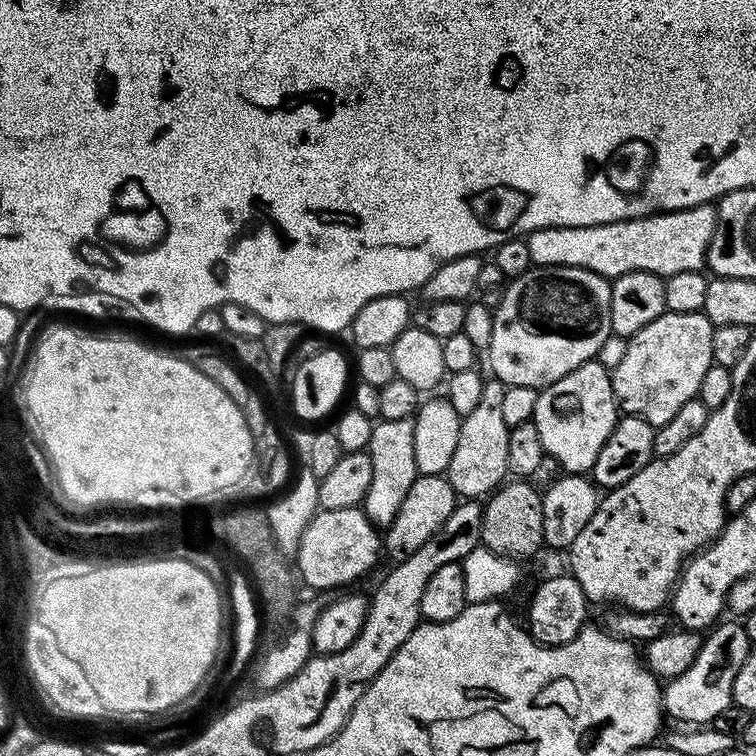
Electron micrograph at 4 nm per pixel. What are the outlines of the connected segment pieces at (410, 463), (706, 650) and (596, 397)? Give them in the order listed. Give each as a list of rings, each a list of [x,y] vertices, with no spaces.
[[[398,418],[398,422],[380,420],[373,423],[366,451],[372,455],[374,479],[370,481],[370,490],[366,490],[362,507],[370,523],[383,530],[394,522],[398,506],[402,506],[406,493],[410,491],[410,486],[414,486],[418,475],[414,462],[414,419]]]
[[[726,620],[717,623],[703,637],[698,658],[694,658],[690,670],[663,685],[664,710],[671,719],[673,716],[676,720],[685,720],[688,726],[708,726],[718,714],[722,714],[722,710],[733,707],[734,678],[738,678],[742,662],[746,662],[749,652],[753,651],[754,641],[749,638],[743,623]]]
[[[595,362],[583,364],[578,366],[578,370],[566,374],[566,378],[558,378],[558,382],[550,387],[539,389],[539,394],[538,406],[534,406],[531,420],[538,426],[545,453],[551,459],[553,456],[564,467],[565,473],[591,473],[618,419],[609,369]]]

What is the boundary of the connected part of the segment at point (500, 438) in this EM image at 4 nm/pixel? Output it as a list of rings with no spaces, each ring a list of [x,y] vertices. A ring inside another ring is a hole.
[[[495,378],[485,379],[482,398],[477,408],[470,410],[460,421],[458,446],[446,473],[450,486],[454,486],[457,497],[484,498],[505,483],[508,476],[506,453],[510,443],[509,428],[502,415],[502,405],[506,386]]]

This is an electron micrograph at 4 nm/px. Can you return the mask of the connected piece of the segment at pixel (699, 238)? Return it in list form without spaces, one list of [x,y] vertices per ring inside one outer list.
[[[699,204],[693,208],[683,208],[681,212],[661,212],[655,216],[640,216],[637,220],[619,220],[613,224],[539,228],[537,232],[529,232],[526,239],[533,265],[541,268],[581,268],[605,278],[631,272],[653,272],[656,276],[667,278],[679,272],[699,272],[705,267],[715,225],[715,207],[712,204]]]

